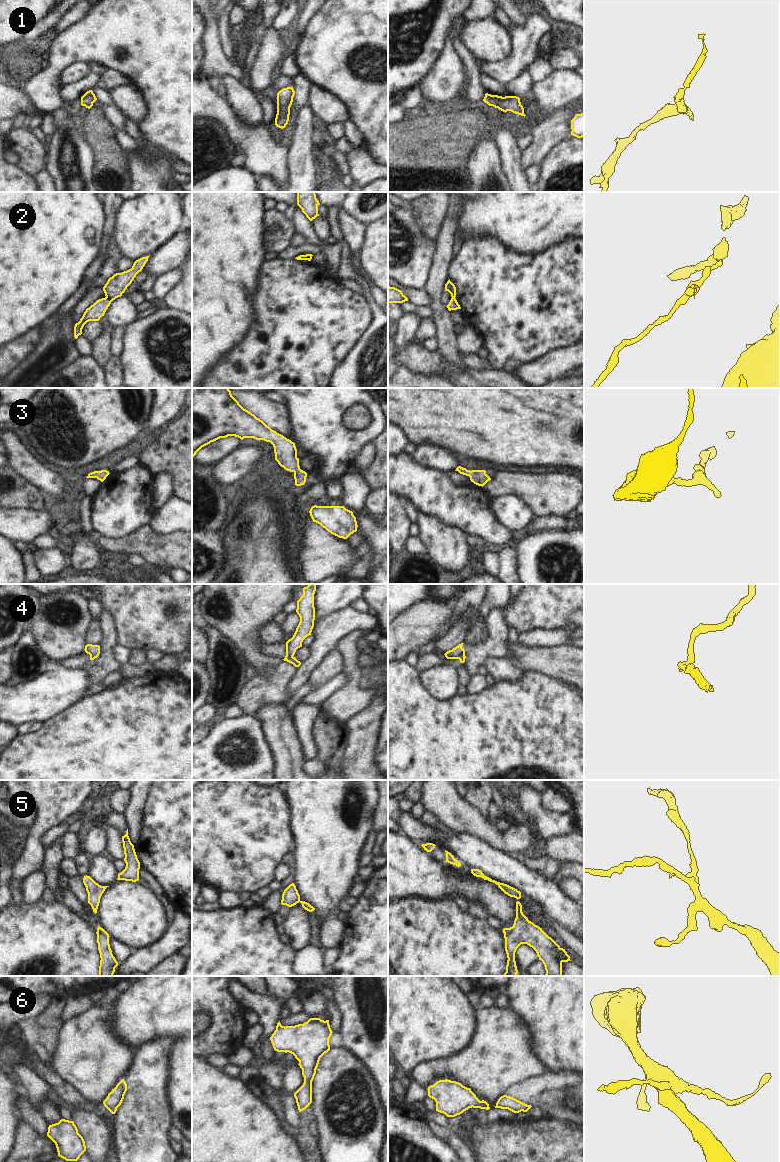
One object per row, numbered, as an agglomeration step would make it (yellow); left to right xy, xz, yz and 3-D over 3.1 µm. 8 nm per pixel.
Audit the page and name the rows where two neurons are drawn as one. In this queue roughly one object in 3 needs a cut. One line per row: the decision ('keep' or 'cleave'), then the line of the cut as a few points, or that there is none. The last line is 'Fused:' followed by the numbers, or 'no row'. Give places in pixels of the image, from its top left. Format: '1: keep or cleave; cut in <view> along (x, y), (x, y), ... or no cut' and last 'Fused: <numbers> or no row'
1: keep; no cut
2: cleave; cut in xy along (105, 297), (111, 301)
3: keep; no cut
4: cleave; cut in xz along (286, 655), (292, 657)
5: keep; no cut
6: keep; no cut
Fused: 2, 4

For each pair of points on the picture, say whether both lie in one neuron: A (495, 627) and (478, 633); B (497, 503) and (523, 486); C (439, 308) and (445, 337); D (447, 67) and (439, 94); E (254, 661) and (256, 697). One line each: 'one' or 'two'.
A: two
B: two
C: one
D: one
E: two

